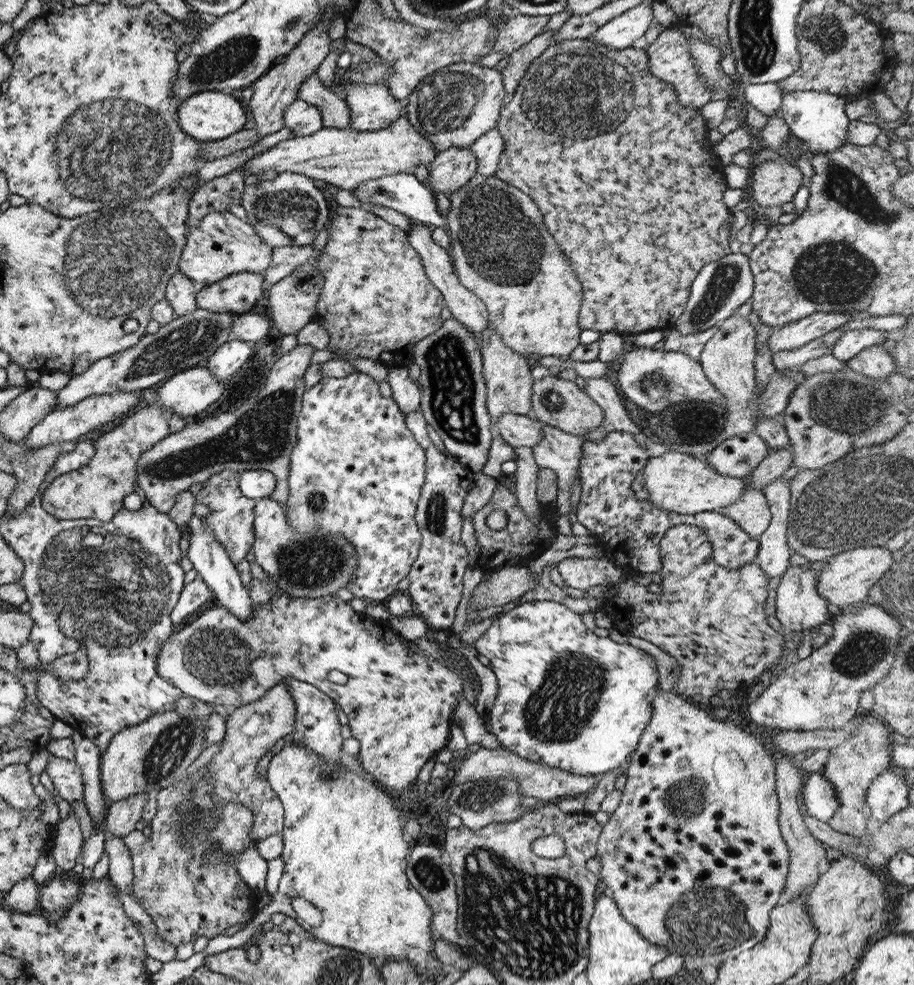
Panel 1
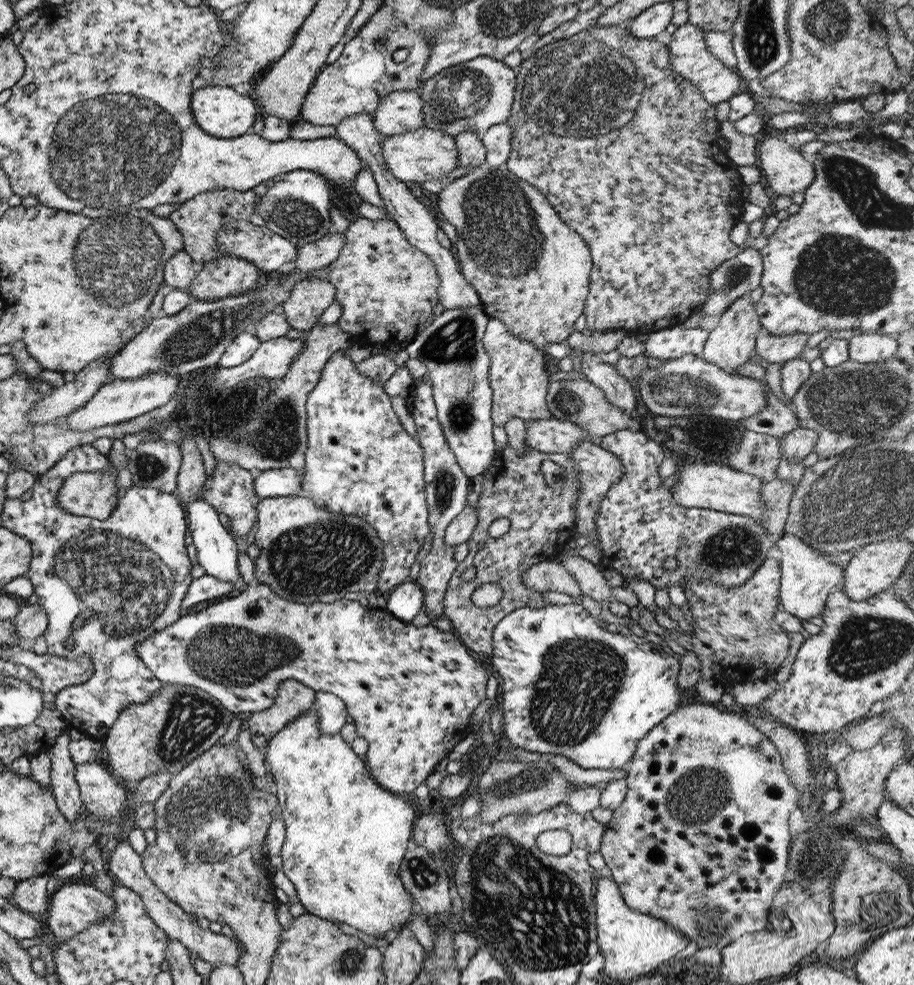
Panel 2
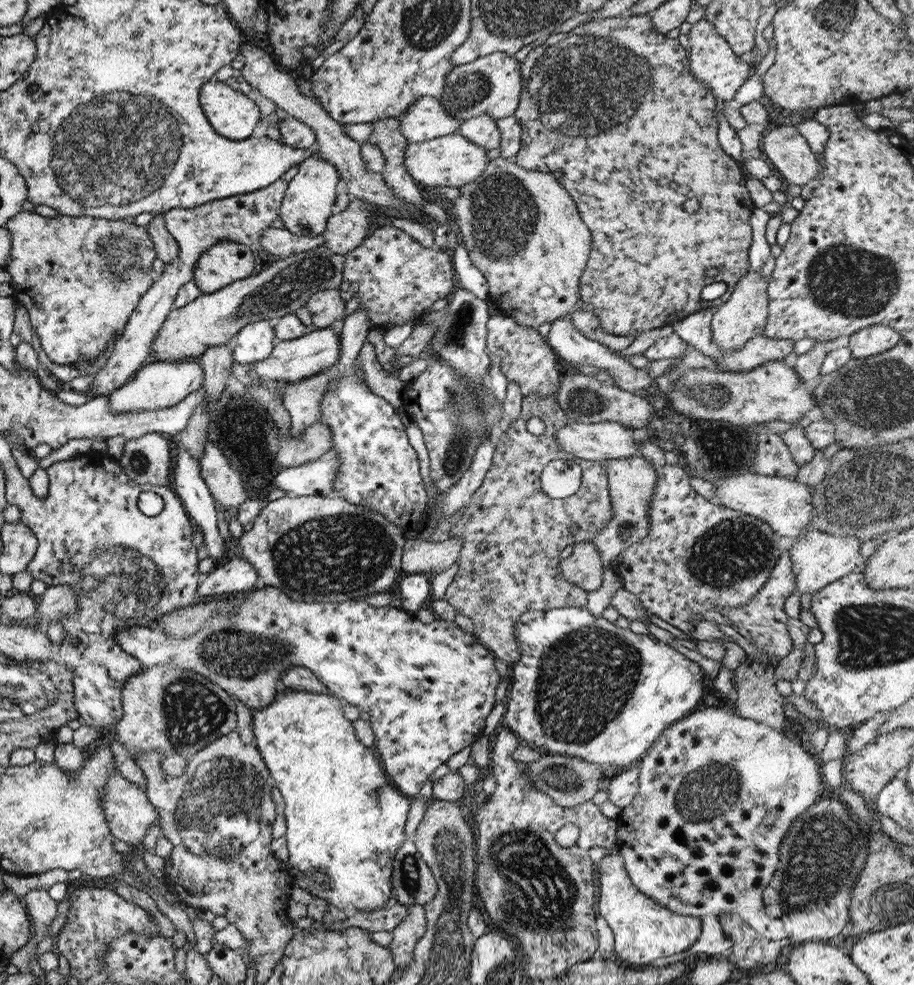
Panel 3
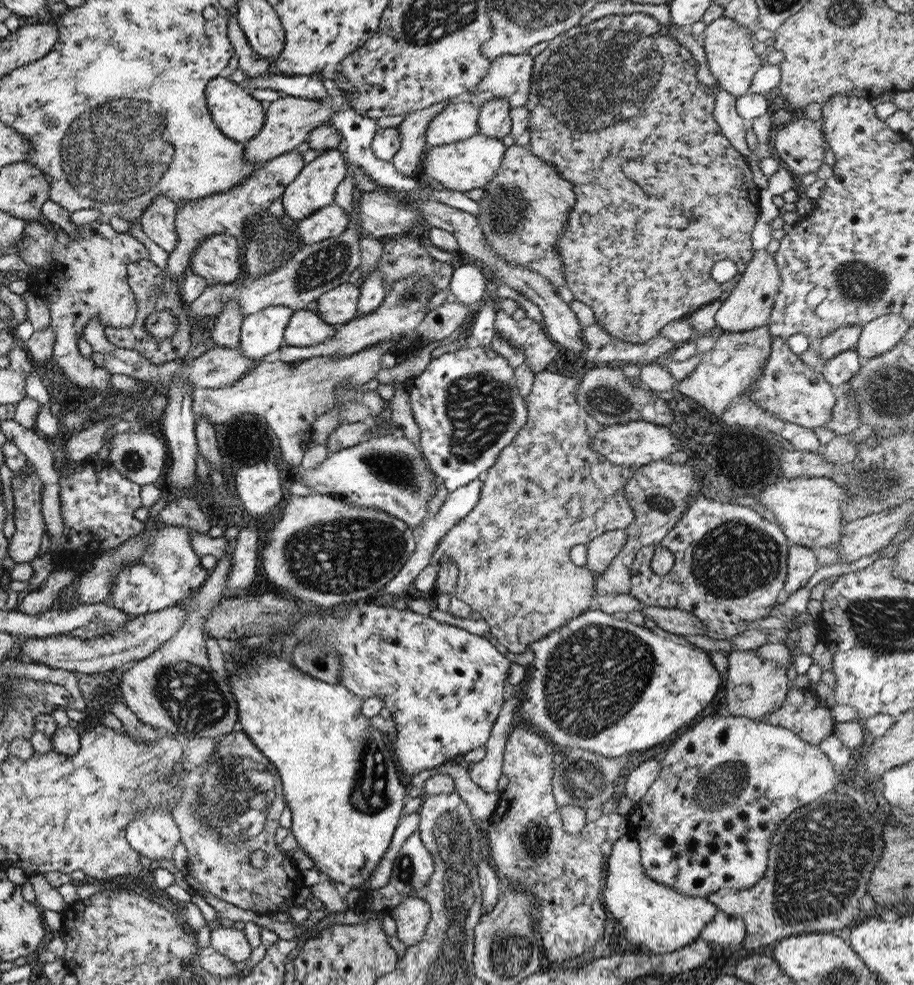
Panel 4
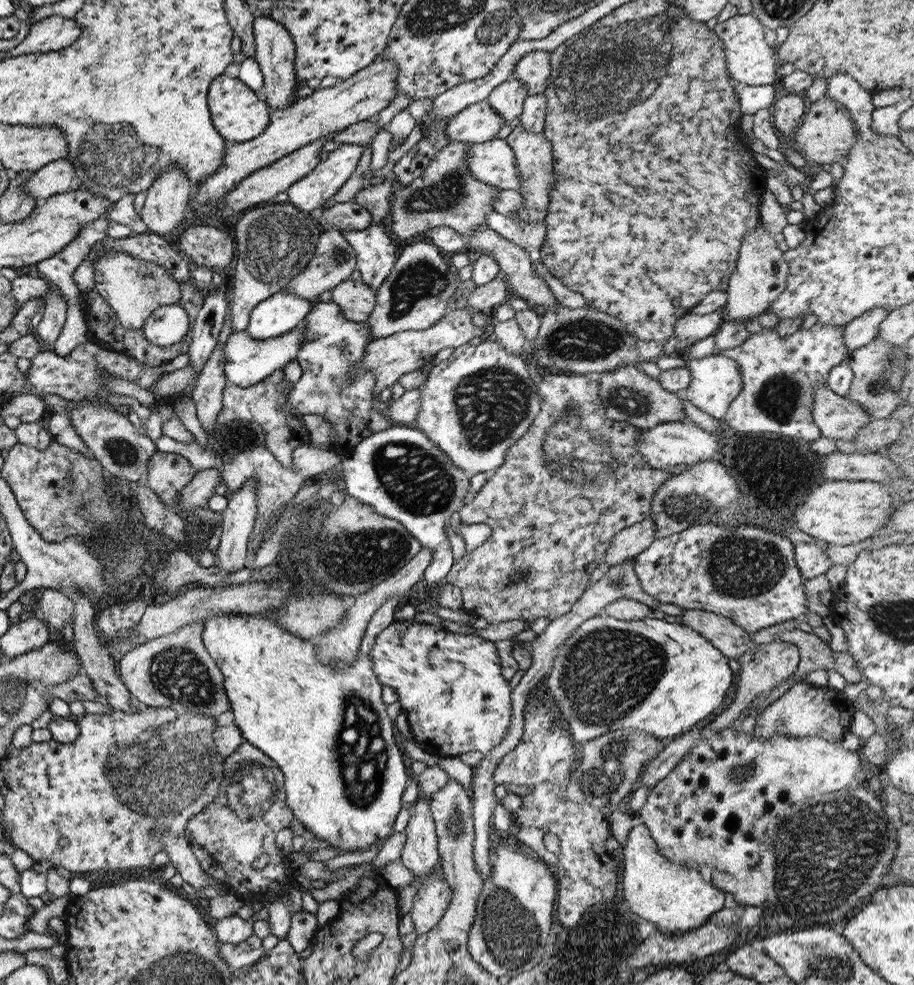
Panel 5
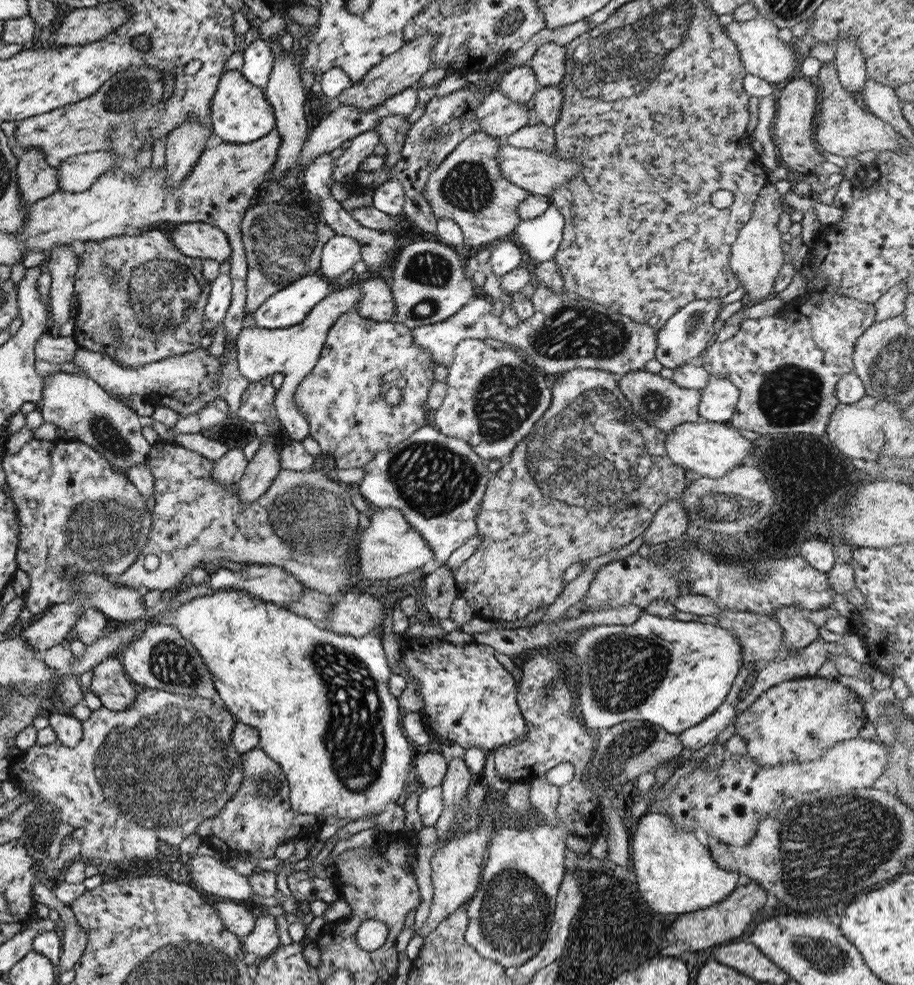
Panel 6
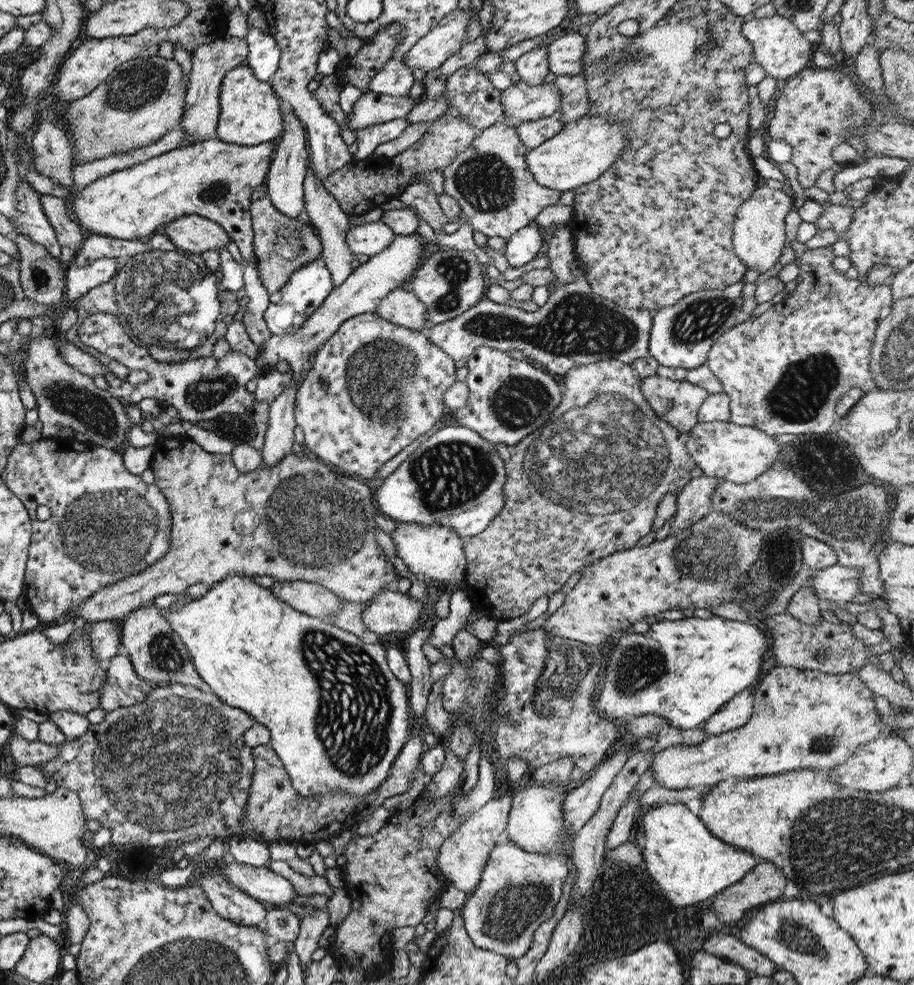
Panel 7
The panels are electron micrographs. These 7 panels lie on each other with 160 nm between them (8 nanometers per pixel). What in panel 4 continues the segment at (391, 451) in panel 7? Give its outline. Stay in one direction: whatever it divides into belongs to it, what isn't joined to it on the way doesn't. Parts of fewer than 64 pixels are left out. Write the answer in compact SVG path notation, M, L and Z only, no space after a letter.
M307 309L295 311L283 331L283 344L287 346L315 346L334 336L337 326L327 324L319 314Z

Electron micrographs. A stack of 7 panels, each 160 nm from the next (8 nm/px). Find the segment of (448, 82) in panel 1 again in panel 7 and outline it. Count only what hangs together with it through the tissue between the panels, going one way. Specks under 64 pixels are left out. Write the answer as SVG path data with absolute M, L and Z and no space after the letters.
M563 32L554 36L547 48L547 74L557 76L578 75L581 71L581 57L585 52L583 34Z

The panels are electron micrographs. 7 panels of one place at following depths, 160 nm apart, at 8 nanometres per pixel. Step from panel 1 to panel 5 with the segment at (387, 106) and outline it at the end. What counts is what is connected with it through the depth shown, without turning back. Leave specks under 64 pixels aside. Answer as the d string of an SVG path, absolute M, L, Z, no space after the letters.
M486 101L461 110L445 122L444 136L451 141L466 142L471 145L487 142L497 136L497 132L507 122Z

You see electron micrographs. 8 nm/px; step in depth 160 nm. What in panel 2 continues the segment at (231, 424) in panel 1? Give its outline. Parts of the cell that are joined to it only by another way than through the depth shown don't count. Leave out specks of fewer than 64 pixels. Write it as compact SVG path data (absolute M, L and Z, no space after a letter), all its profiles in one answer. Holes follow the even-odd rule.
M337 323L315 325L304 334L306 343L303 350L292 360L285 376L278 380L277 390L263 400L255 416L249 418L245 430L239 430L243 440L235 442L225 437L211 437L208 448L215 462L235 463L246 471L250 468L265 471L290 468L301 471L304 467L307 448L305 401L311 389L319 380L321 369L331 354L347 349L350 336ZM257 418L257 420L255 420ZM141 441L135 448L126 449L127 470L131 474L133 486L139 488L152 488L164 493L175 493L176 476L181 464L182 454L178 444L173 441Z

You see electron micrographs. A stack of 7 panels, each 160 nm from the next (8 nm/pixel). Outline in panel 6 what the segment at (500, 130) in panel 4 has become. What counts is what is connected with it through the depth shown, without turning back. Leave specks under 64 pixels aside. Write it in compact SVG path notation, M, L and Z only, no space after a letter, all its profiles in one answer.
M525 63L519 68L506 72L495 88L501 92L501 96L511 100L513 104L525 104L536 94L537 84L529 63Z

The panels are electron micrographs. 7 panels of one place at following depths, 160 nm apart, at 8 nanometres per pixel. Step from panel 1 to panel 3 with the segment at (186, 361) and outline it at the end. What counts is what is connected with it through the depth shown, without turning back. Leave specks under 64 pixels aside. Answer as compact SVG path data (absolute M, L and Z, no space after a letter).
M321 244L311 250L290 254L284 259L263 262L261 270L254 275L232 282L215 292L200 293L197 298L189 301L185 306L172 309L165 317L156 337L151 341L146 363L197 360L205 349L221 346L223 343L229 344L232 336L247 323L271 318L277 320L284 315L294 313L299 307L303 307L307 299L316 292L338 288L337 286L342 281L344 260L344 255L332 253L324 244Z

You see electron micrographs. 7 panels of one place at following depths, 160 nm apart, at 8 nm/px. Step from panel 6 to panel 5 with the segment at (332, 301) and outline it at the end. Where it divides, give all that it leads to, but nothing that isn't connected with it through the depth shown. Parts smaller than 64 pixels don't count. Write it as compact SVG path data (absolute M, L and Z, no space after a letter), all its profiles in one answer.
M296 326L285 334L266 339L254 339L246 329L232 332L224 346L224 375L226 382L240 387L254 386L275 370L285 368L287 362L296 360L299 347L304 340L303 327Z

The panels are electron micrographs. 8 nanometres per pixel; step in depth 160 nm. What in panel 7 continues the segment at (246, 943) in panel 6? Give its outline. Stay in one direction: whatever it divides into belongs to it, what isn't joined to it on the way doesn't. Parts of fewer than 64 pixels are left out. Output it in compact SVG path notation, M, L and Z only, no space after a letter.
M285 907L270 909L266 912L261 930L275 940L292 942L297 938L300 920Z

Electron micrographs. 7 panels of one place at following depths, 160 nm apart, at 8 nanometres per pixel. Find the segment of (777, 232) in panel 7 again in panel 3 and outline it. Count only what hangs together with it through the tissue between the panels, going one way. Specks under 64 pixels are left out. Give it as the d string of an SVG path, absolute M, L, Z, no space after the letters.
M761 270L745 273L734 286L730 297L718 306L711 318L712 341L723 350L739 349L750 338L763 334L767 317L768 300L766 295L768 280Z

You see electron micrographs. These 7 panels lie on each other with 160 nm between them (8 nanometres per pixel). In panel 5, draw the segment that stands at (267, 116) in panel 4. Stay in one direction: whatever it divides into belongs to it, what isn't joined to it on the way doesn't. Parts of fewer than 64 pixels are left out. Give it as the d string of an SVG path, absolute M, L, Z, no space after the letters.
M381 60L355 72L346 80L335 83L325 89L315 89L310 96L296 98L285 109L269 110L269 124L261 134L242 143L228 143L224 148L223 160L215 174L199 183L192 190L190 205L193 210L210 212L218 200L224 196L247 175L255 170L279 161L286 154L294 152L300 146L309 144L312 140L323 138L326 134L335 133L345 127L367 119L373 119L395 97L395 87L399 70L395 62Z

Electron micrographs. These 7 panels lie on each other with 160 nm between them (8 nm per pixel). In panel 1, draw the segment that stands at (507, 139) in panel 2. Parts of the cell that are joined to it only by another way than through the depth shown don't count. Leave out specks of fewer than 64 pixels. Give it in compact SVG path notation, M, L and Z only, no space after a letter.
M496 127L476 138L468 147L477 160L476 174L485 178L492 176L504 147L503 139Z

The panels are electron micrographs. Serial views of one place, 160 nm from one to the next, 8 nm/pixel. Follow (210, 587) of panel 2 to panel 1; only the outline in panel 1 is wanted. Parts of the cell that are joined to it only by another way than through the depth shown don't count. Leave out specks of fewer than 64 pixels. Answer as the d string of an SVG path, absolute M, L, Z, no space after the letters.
M196 577L192 582L185 585L177 602L169 613L169 618L172 624L181 624L189 618L191 612L197 612L199 608L212 604L213 595L211 590Z

